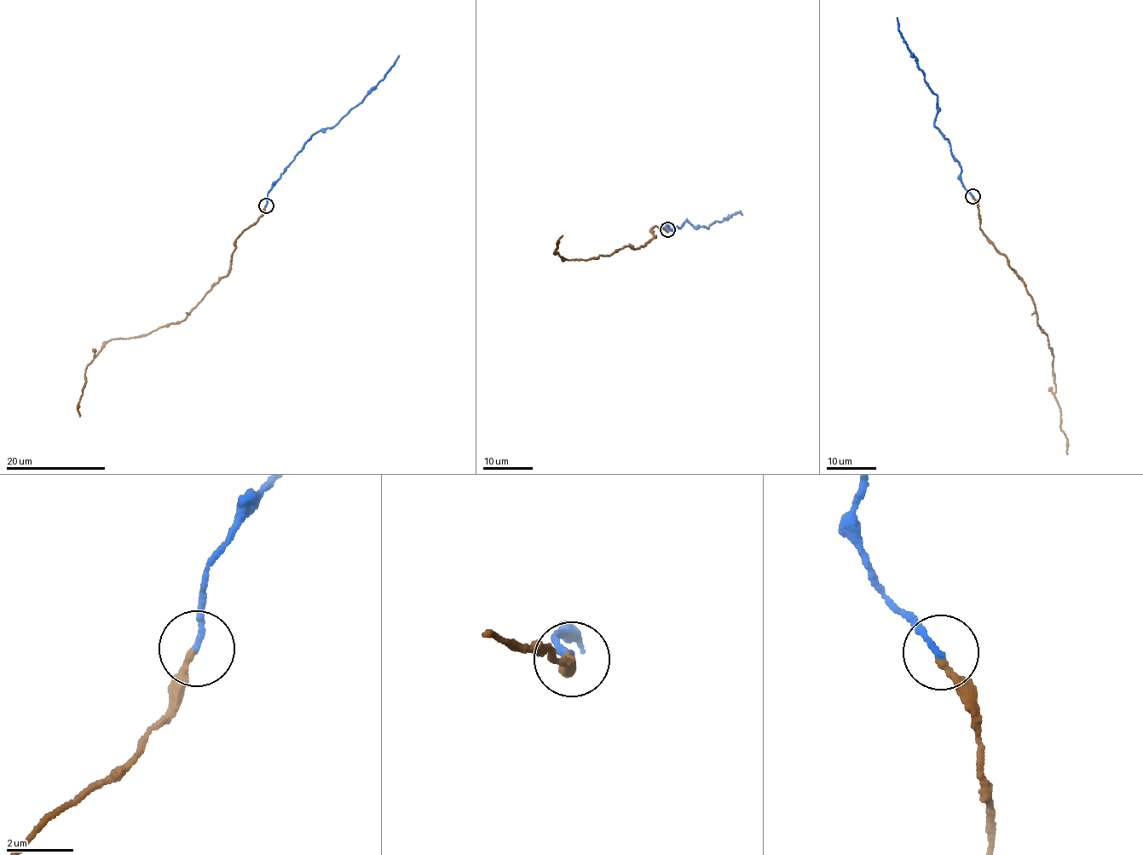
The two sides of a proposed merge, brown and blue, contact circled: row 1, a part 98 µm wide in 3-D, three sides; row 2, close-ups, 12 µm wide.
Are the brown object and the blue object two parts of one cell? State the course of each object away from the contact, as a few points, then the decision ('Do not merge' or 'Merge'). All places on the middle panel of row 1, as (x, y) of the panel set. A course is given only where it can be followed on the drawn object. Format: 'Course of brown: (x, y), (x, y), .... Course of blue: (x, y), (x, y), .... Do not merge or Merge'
Course of brown: (666, 229), (650, 229), (656, 236), (646, 245), (586, 260), (553, 254), (562, 234). Course of blue: (668, 229), (665, 227), (678, 228), (686, 220), (695, 227), (707, 228), (712, 222), (741, 211), (741, 215). Merge

